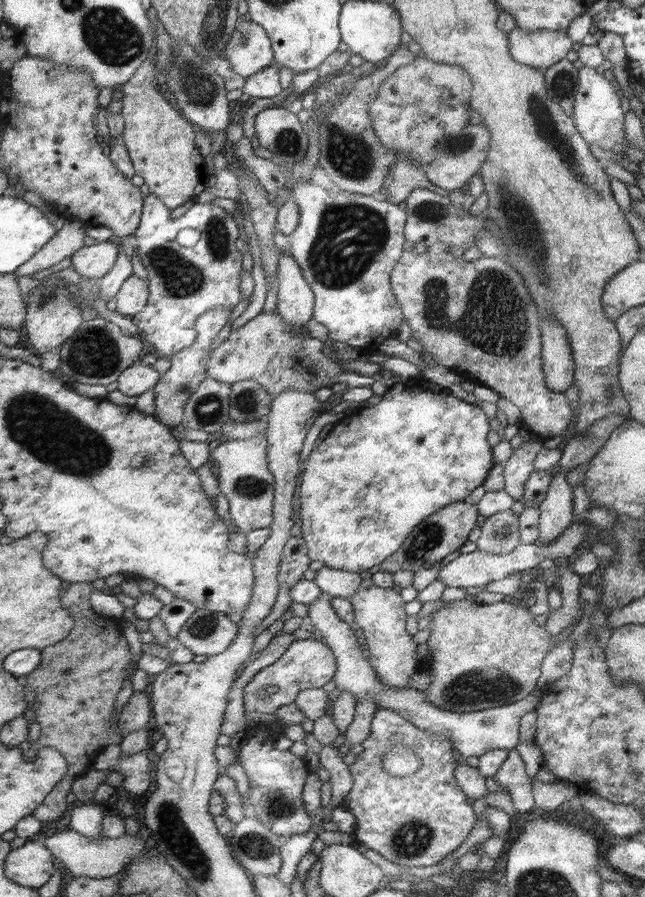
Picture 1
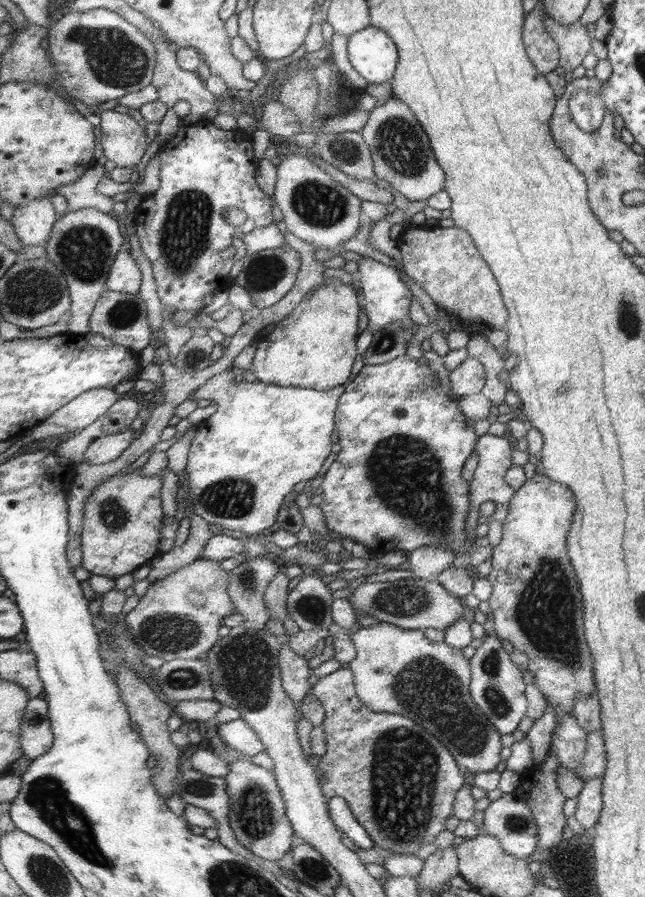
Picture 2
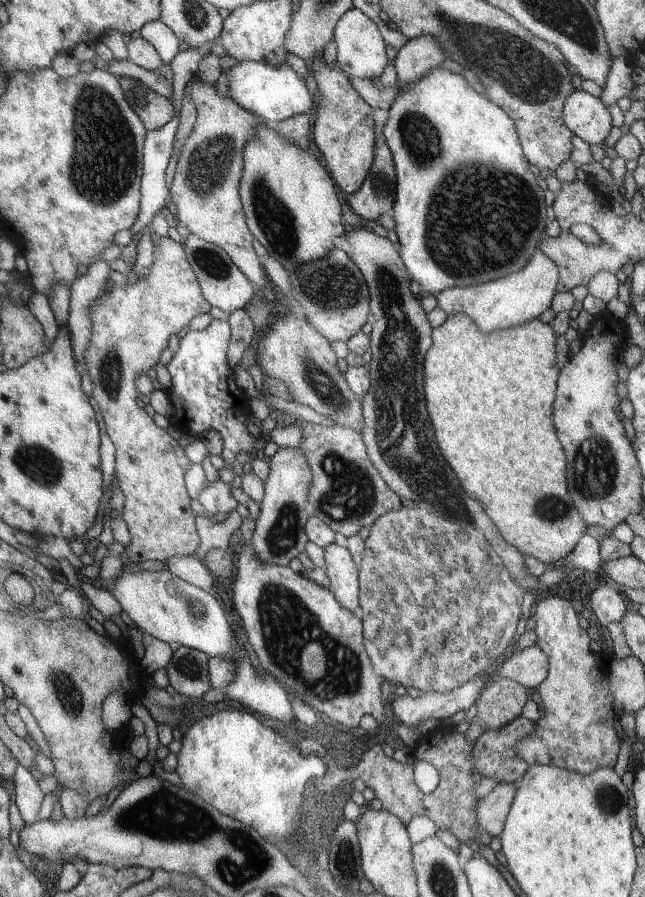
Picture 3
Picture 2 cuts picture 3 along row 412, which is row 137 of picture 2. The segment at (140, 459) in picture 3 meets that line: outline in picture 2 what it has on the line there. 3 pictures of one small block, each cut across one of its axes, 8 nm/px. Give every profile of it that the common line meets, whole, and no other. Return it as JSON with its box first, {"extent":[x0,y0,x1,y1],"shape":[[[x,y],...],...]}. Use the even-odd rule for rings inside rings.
{"extent":[102,109,146,169],"shape":[[[109,109],[102,117],[104,153],[118,167],[135,169],[146,152],[146,132],[128,113]]]}

